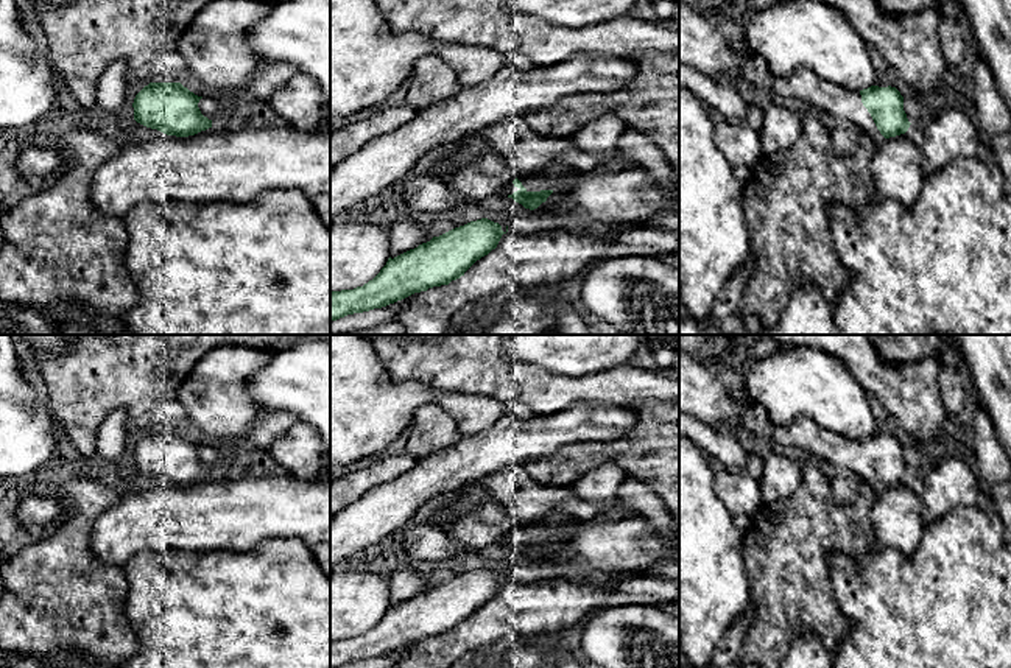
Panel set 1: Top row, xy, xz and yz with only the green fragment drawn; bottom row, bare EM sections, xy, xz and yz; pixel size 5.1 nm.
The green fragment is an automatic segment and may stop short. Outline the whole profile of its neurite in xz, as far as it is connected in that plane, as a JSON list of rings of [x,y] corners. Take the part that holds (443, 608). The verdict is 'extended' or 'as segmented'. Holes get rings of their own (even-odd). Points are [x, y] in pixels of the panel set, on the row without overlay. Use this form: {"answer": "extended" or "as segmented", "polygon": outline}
{"answer": "as segmented", "polygon": [[[488,567],[470,570],[455,576],[430,590],[419,593],[394,607],[388,607],[380,621],[354,638],[330,640],[330,668],[340,668],[347,663],[363,662],[374,657],[382,657],[397,649],[402,649],[414,642],[427,640],[433,635],[449,634],[460,628],[481,606],[497,596],[502,584],[498,571]]]}

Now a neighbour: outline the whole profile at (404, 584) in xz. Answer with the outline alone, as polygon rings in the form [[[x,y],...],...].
[[[400,568],[394,570],[388,578],[389,582],[389,606],[394,607],[433,585],[416,570]]]

